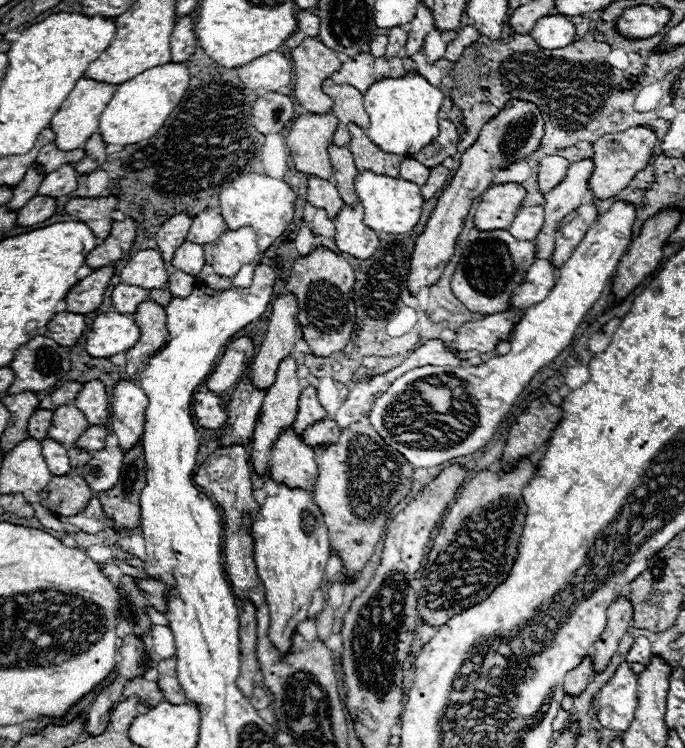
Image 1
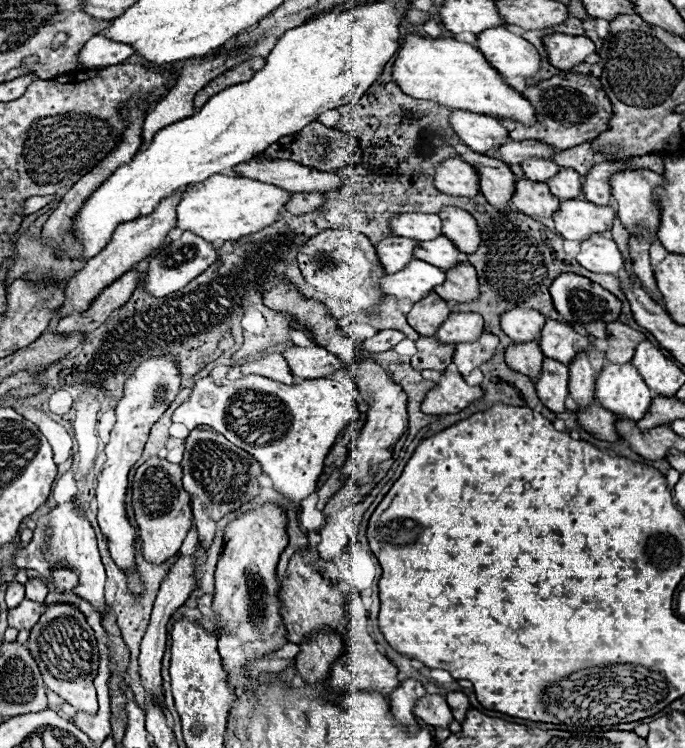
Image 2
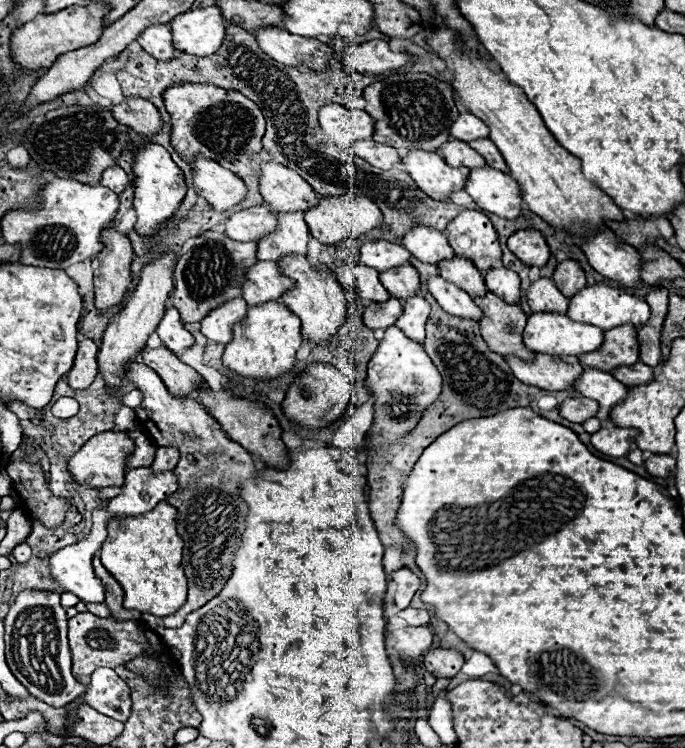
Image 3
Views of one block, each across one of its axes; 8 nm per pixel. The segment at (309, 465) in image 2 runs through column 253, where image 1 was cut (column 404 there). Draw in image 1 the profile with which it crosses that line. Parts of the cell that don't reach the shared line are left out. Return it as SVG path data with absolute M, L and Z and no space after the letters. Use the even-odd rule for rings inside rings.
M624 200L614 202L612 208L598 218L580 246L558 270L550 294L526 310L510 342L510 354L490 358L482 366L422 366L400 376L388 392L374 400L368 418L376 432L416 468L430 468L482 450L532 376L548 366L574 340L582 318L600 298L602 290L616 274L620 258L630 248L634 220L636 208Z

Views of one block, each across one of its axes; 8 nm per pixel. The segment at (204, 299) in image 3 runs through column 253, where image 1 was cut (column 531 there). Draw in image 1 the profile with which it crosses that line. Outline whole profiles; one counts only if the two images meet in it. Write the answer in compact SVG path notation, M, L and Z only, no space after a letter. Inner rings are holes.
M508 230L480 232L480 236L462 252L460 264L452 276L452 292L470 312L494 314L508 310L512 292L522 284L532 262L536 262L534 242L520 242L512 238Z

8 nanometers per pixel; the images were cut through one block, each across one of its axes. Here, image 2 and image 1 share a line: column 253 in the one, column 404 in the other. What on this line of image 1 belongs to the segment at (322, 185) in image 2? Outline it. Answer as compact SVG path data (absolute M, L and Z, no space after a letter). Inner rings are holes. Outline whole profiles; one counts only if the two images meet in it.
M406 158L400 166L400 178L408 180L408 182L416 182L418 186L424 186L428 176L430 176L430 168L426 168L424 164L420 164L414 158Z

